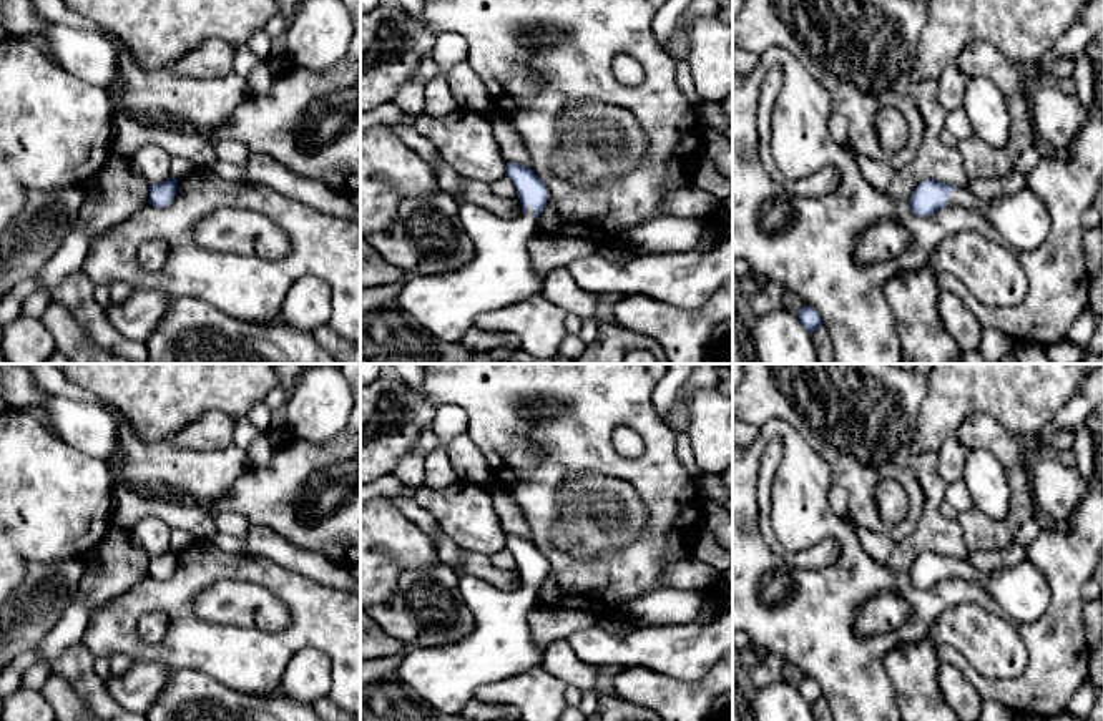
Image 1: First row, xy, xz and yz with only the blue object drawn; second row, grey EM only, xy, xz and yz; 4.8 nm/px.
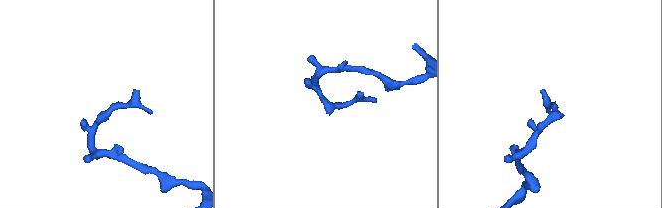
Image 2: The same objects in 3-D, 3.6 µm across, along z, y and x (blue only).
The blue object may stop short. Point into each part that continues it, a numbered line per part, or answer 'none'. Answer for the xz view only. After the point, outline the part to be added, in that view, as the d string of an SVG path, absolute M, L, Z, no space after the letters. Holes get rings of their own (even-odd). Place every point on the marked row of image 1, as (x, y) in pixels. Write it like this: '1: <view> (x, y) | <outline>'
1: xz (500, 274) | M462 203L458 219L473 243L473 259L452 272L407 276L397 297L404 312L447 344L458 344L477 316L543 291L527 249L537 231L532 206L517 219L500 221L480 206Z

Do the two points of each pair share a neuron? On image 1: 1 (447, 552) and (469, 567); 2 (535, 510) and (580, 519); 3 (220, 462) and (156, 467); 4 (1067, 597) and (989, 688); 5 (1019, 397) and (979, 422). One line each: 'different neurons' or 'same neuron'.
1: same neuron
2: different neurons
3: same neuron
4: same neuron
5: different neurons

